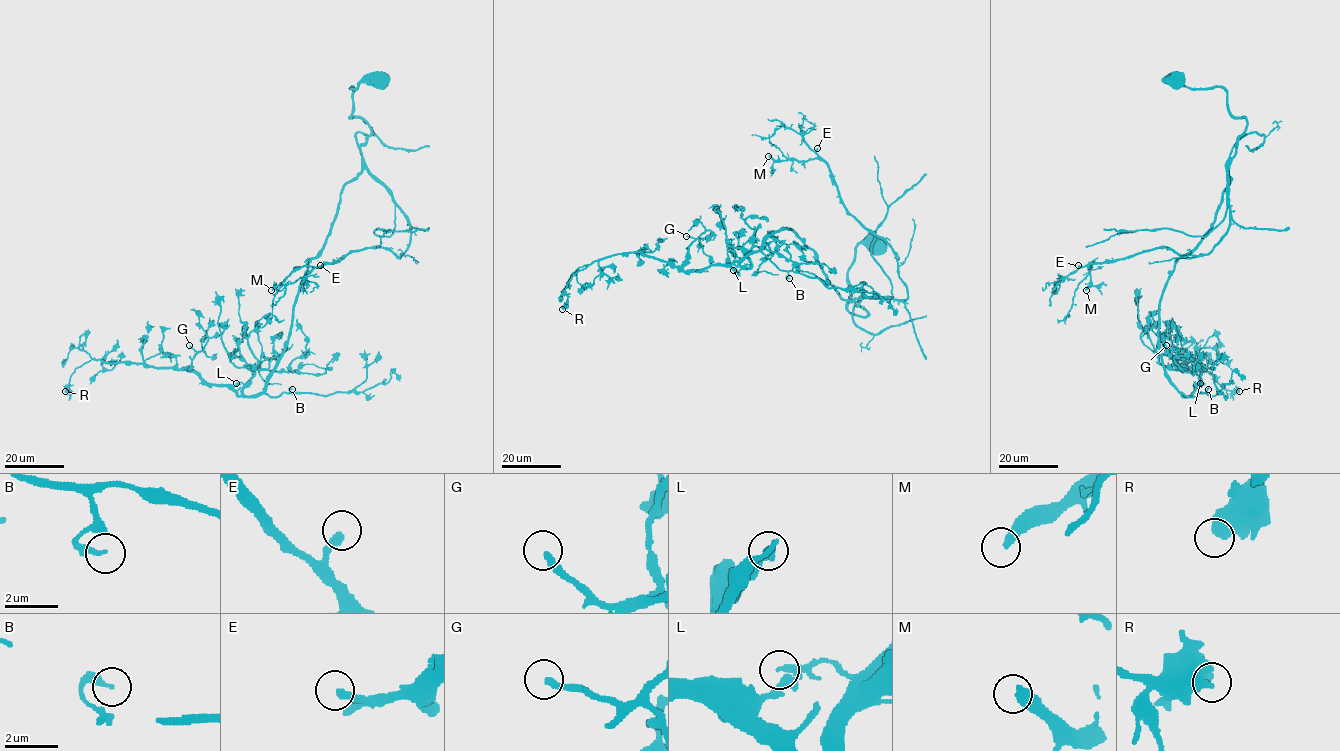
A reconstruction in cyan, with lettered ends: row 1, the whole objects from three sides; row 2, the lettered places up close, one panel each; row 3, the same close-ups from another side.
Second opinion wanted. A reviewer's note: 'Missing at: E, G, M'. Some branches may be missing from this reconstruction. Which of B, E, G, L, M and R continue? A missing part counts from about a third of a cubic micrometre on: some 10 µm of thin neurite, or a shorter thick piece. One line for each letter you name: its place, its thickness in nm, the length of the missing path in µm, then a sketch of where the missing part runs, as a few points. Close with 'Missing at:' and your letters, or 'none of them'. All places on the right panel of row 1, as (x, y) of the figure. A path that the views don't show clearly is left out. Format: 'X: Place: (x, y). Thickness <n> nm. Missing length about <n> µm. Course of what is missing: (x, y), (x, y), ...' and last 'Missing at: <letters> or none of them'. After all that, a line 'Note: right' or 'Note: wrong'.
E: Place: (1078, 265). Thickness 280 nm. Missing length about 50 µm
G: Place: (1166, 345). Thickness 240 nm. Missing length about 10 µm
M: Place: (1086, 290). Thickness 440 nm. Missing length about 10 µm. Course of what is missing: (1086, 290), (1086, 315)
Missing at: E, G, M
Note: right

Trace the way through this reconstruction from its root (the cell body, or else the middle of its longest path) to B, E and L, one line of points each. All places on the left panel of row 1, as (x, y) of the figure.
B: (378, 79), (350, 88), (350, 117), (370, 130), (361, 171), (309, 264), (265, 393), (292, 389)
E: (378, 79), (350, 88), (350, 117), (370, 130), (362, 160), (411, 243), (320, 265)
L: (378, 79), (350, 88), (350, 117), (370, 130), (361, 171), (309, 264), (285, 349), (262, 392), (236, 383)

